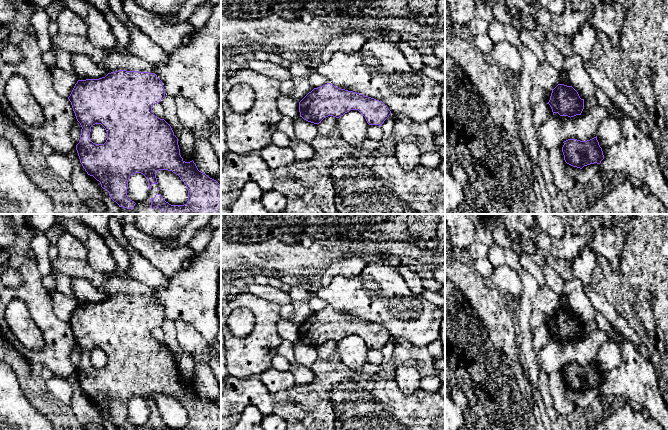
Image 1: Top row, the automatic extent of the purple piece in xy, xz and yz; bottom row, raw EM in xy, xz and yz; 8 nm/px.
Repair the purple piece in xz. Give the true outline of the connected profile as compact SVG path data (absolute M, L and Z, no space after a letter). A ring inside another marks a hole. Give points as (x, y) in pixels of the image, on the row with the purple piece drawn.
M331 83L314 88L299 102L300 117L314 124L321 123L328 116L339 118L350 110L358 110L369 125L379 126L391 114L382 101Z

